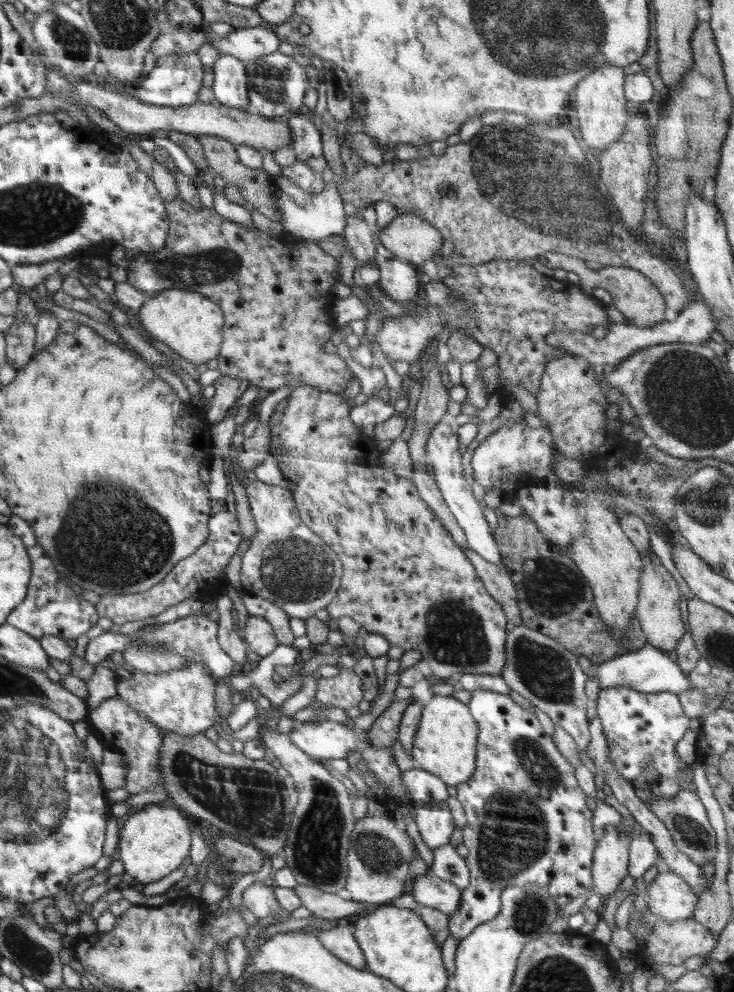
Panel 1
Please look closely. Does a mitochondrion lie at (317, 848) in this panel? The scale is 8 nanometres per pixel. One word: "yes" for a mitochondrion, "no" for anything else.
yes

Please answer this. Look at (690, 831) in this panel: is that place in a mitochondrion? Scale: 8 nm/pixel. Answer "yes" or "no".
yes

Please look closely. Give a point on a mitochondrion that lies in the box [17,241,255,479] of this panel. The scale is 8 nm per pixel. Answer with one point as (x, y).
(208, 267)

